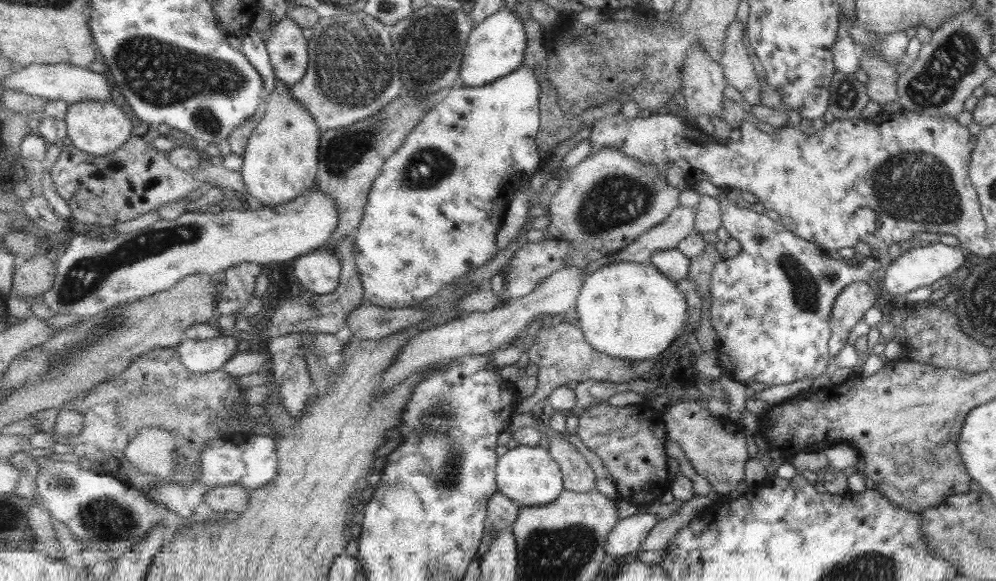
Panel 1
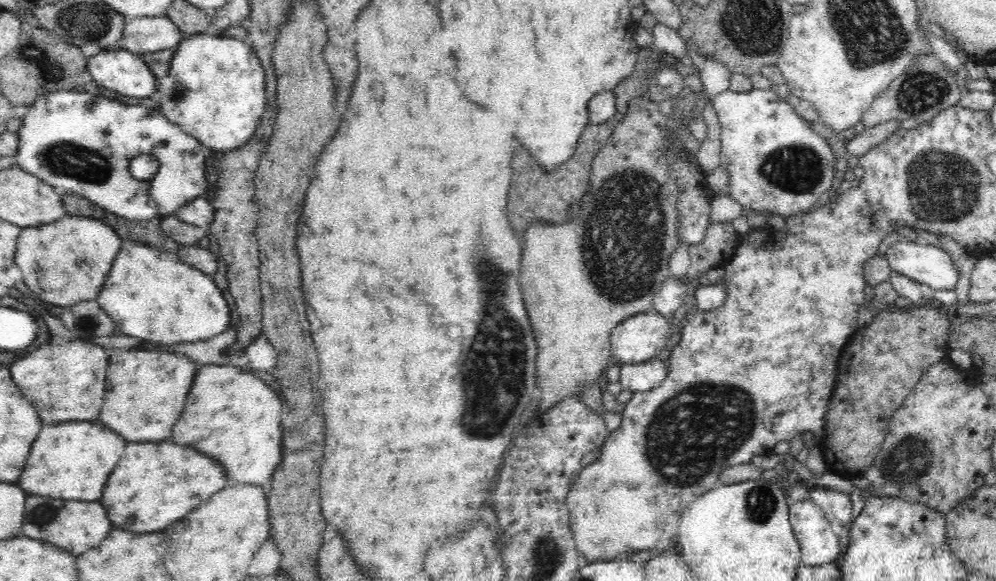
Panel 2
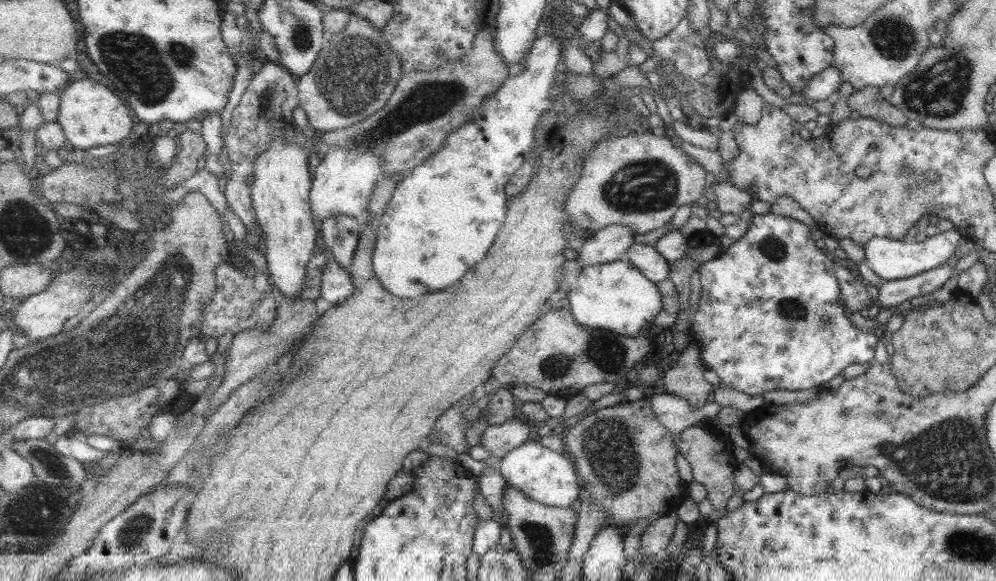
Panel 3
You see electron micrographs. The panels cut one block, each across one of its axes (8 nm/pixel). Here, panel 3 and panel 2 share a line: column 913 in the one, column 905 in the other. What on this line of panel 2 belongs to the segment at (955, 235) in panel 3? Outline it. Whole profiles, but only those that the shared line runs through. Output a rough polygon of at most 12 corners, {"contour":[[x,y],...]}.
{"contour":[[900,240],[885,251],[893,271],[954,290],[960,270],[941,246]]}

